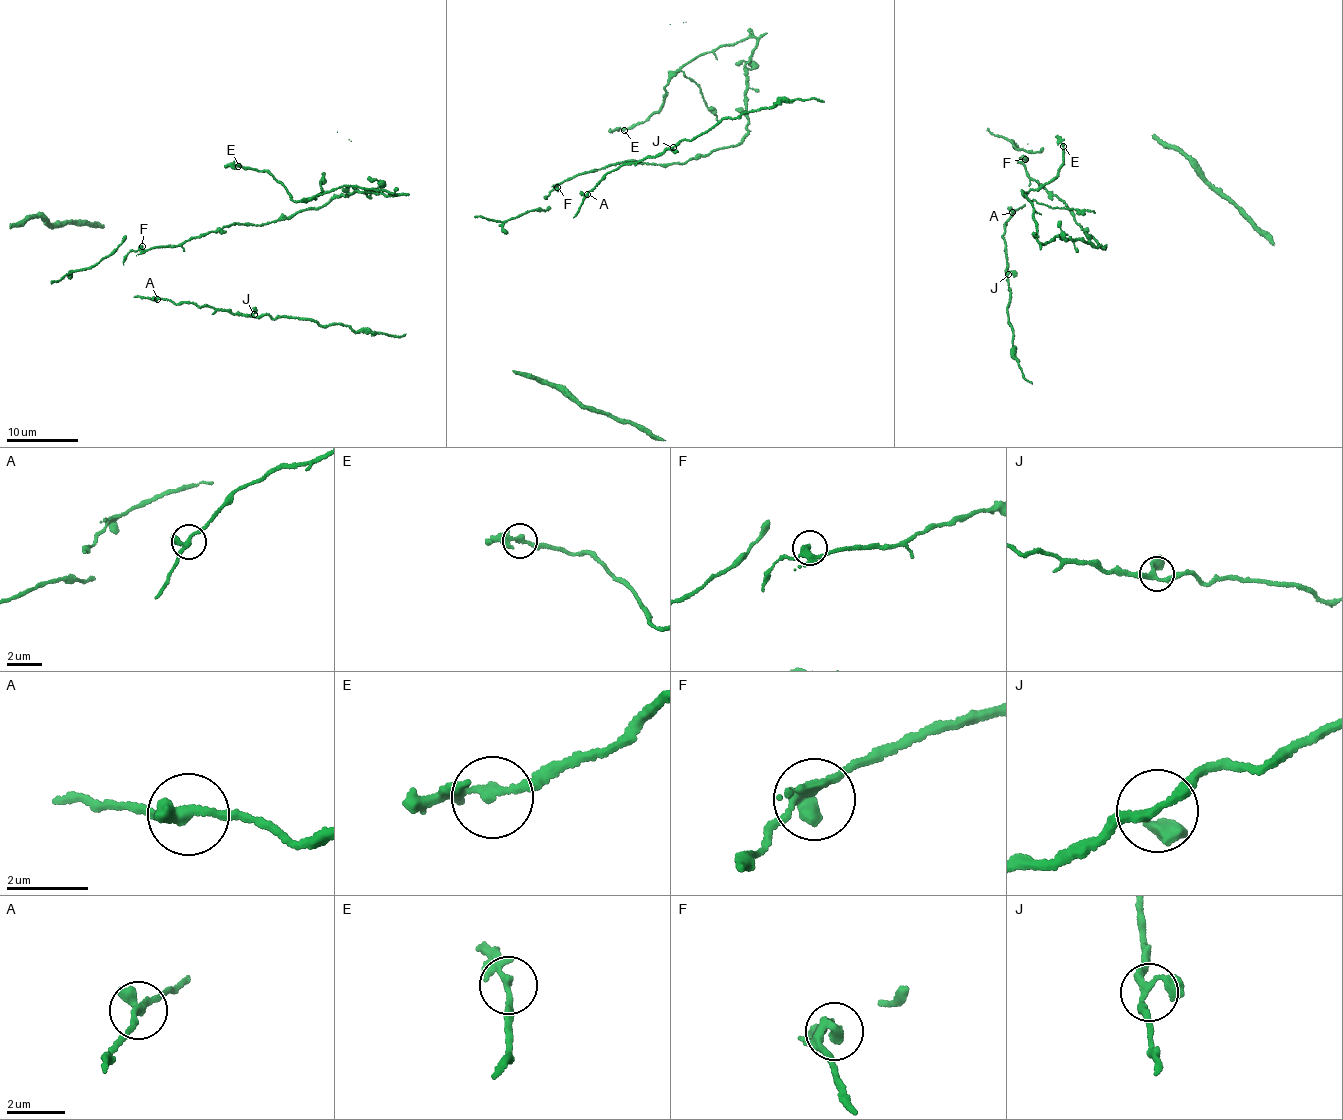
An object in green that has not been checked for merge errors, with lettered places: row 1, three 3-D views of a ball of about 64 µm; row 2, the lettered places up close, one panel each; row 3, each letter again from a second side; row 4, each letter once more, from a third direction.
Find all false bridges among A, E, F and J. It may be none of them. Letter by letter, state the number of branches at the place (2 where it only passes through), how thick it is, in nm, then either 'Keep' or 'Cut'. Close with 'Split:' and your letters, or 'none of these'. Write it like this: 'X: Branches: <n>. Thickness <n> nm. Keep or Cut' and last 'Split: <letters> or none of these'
A: Branches: 2. Thickness 320 nm. Keep
E: Branches: 3. Thickness 180 nm. Keep
F: Branches: 3. Thickness 280 nm. Keep
J: Branches: 3. Thickness 200 nm. Keep
Split: none of these

